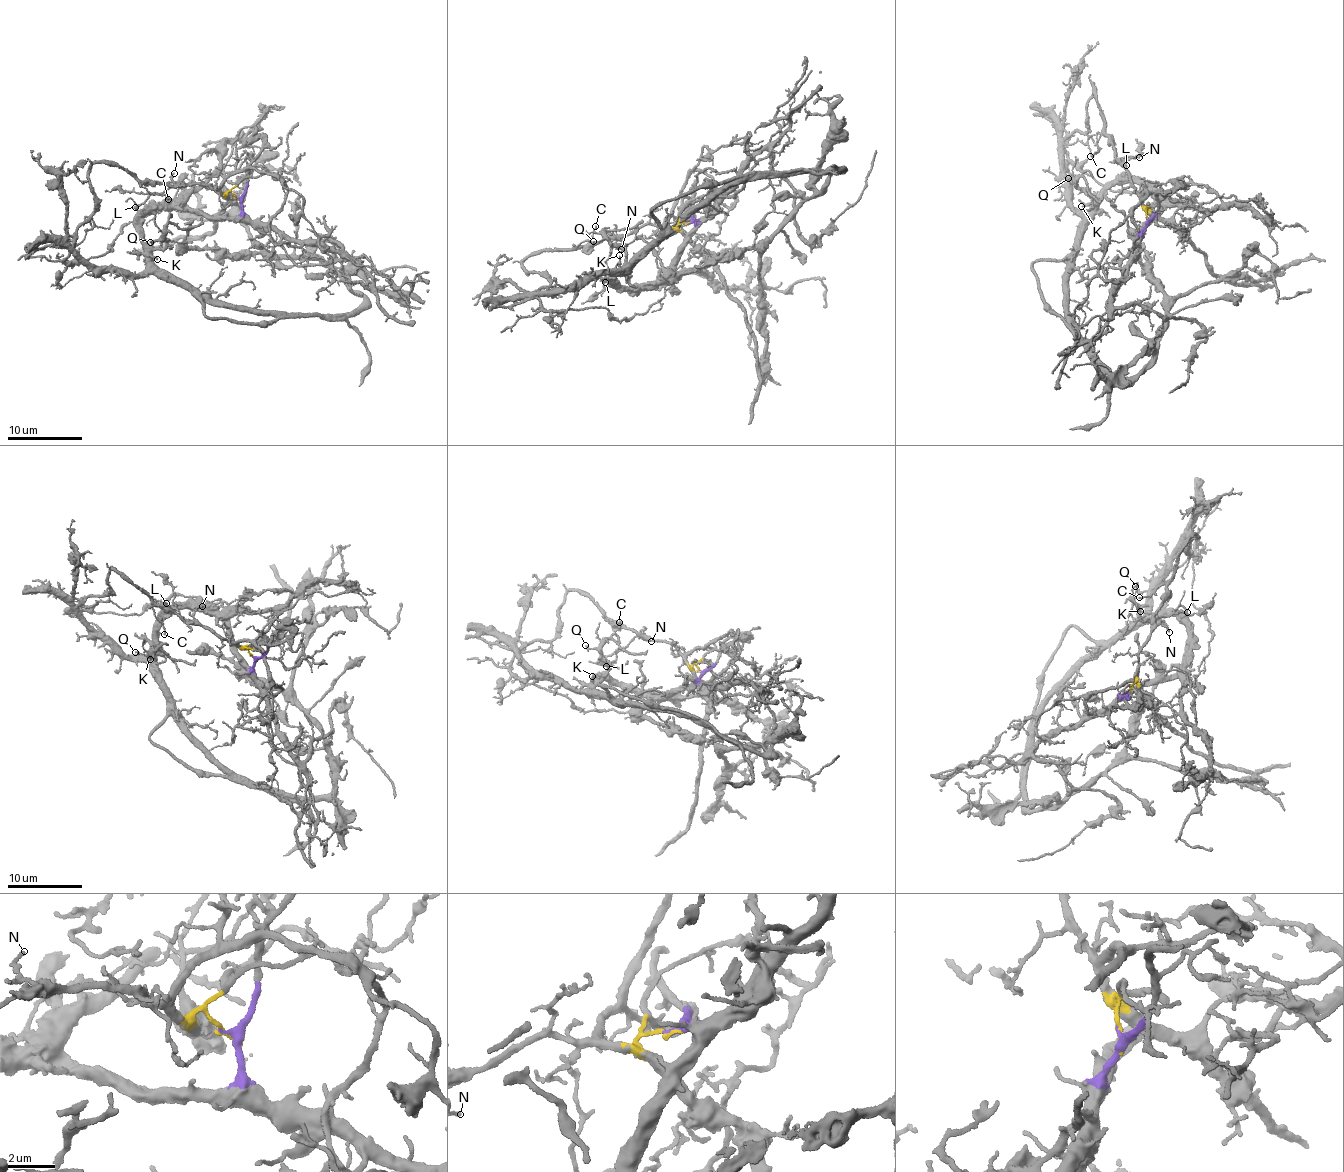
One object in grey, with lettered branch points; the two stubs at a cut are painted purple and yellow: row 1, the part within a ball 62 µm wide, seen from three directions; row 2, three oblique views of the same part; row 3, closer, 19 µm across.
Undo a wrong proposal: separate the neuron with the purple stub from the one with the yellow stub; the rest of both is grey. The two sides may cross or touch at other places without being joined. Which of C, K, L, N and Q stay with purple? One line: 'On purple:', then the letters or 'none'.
On purple: K, Q

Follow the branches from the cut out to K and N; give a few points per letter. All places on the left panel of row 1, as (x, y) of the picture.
K: (236, 198), (241, 211), (235, 216), (162, 208), (143, 214), (142, 239), (157, 260)
N: (236, 199), (230, 191), (224, 195), (206, 184), (185, 187), (171, 180), (174, 172)

